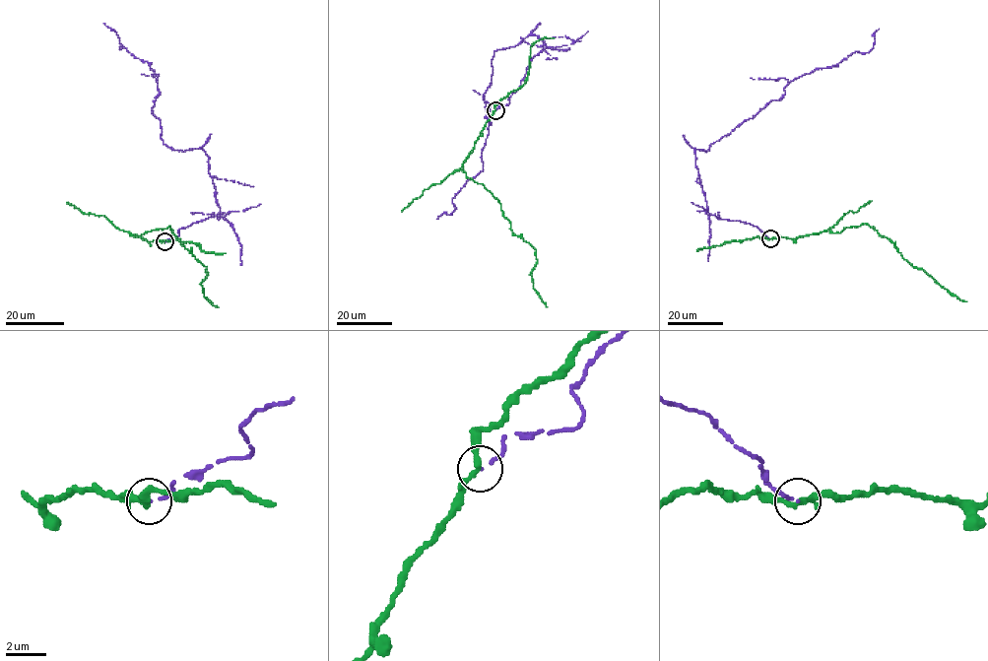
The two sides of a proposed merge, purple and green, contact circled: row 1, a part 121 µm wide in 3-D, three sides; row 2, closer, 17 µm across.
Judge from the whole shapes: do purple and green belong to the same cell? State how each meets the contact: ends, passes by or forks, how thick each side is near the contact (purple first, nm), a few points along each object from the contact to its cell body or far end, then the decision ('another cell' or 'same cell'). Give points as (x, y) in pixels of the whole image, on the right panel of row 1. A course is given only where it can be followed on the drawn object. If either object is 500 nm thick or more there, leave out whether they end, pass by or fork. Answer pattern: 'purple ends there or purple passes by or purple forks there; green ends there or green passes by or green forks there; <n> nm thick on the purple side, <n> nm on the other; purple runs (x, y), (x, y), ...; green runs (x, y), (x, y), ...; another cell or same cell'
purple ends there; green forks there; 70 nm thick on the purple side, 240 nm on the other; purple runs (769, 238), (756, 227), (708, 214), (694, 150), (706, 152), (781, 99), (794, 79), (869, 52), (878, 29); green runs (769, 238), (840, 232), (868, 224), (892, 241), (913, 266), (967, 301); another cell

